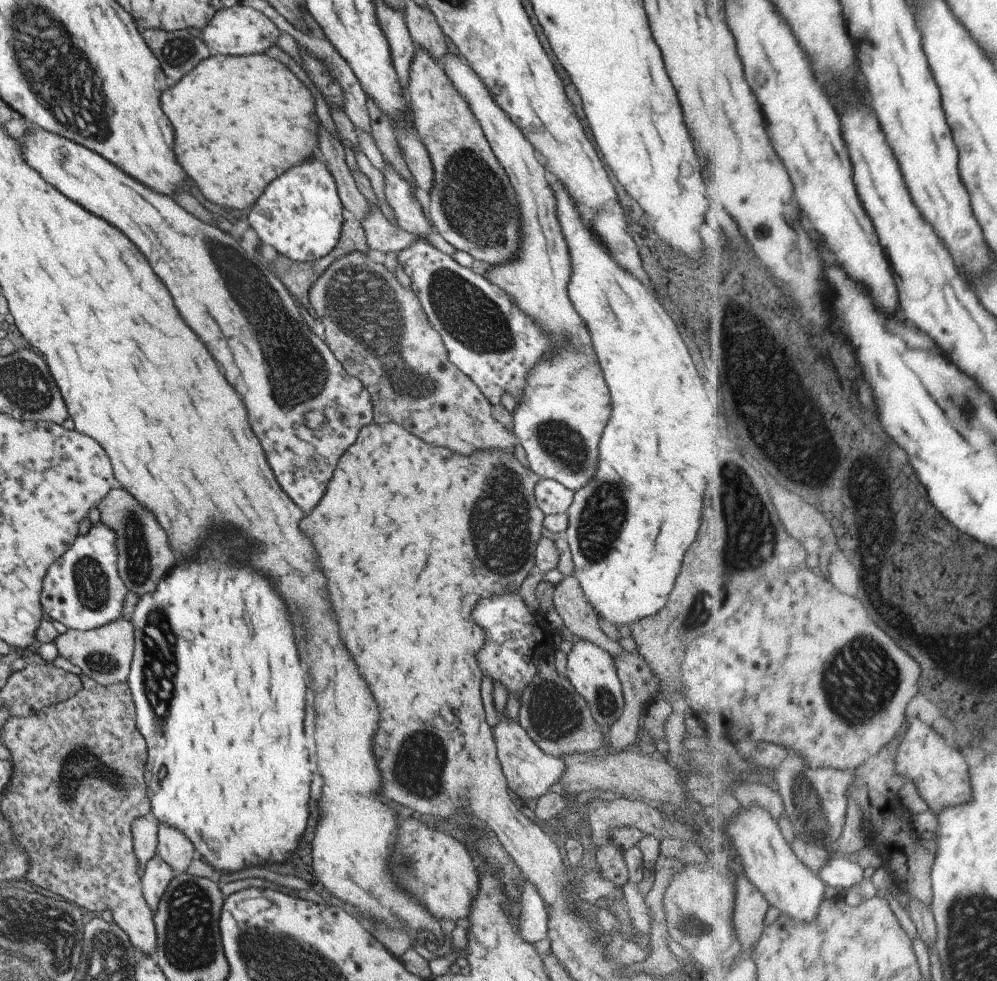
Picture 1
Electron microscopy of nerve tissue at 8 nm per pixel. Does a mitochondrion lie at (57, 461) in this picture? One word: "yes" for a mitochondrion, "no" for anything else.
no

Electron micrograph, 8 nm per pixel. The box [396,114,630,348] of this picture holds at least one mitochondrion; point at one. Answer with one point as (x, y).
(473, 200)

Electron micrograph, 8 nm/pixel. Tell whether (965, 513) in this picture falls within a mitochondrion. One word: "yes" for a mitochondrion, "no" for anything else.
no

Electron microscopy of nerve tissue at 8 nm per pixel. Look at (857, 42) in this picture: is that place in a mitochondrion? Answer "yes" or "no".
no

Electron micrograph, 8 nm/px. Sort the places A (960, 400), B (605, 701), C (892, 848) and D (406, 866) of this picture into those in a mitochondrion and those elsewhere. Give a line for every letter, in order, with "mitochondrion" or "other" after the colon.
A: mitochondrion
B: mitochondrion
C: other
D: mitochondrion

